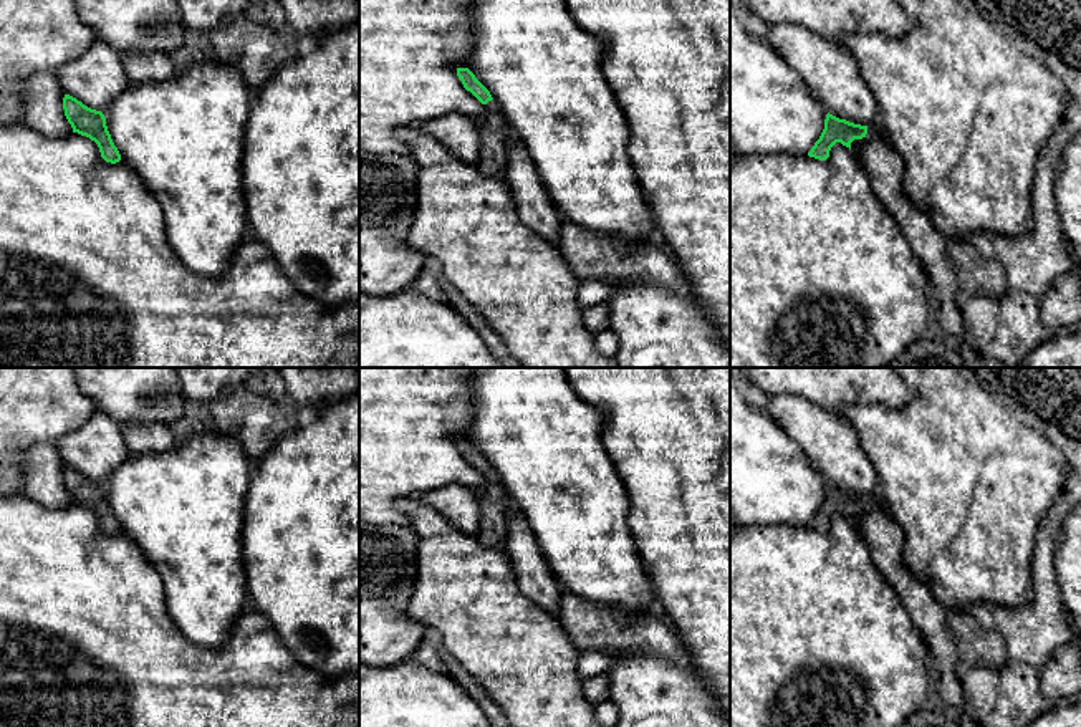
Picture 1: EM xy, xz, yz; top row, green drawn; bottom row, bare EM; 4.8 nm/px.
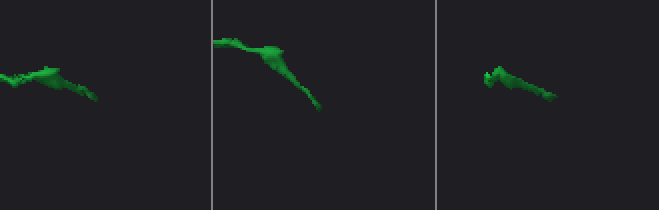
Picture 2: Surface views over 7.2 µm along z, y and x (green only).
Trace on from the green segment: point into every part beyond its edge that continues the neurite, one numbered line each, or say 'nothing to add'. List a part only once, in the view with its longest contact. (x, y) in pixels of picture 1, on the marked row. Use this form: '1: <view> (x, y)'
1: yz (873, 129)

